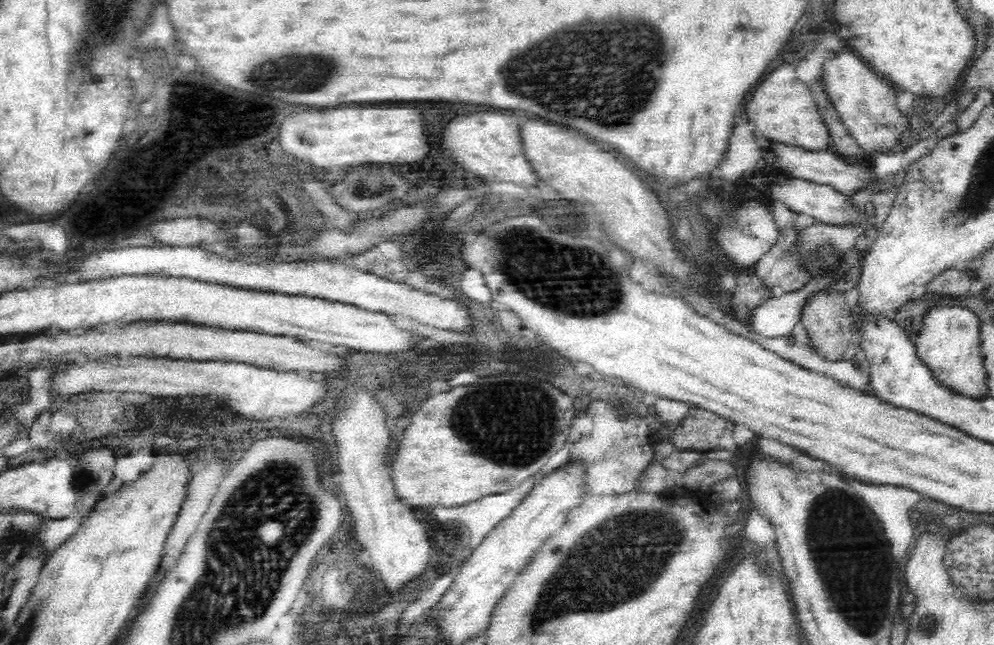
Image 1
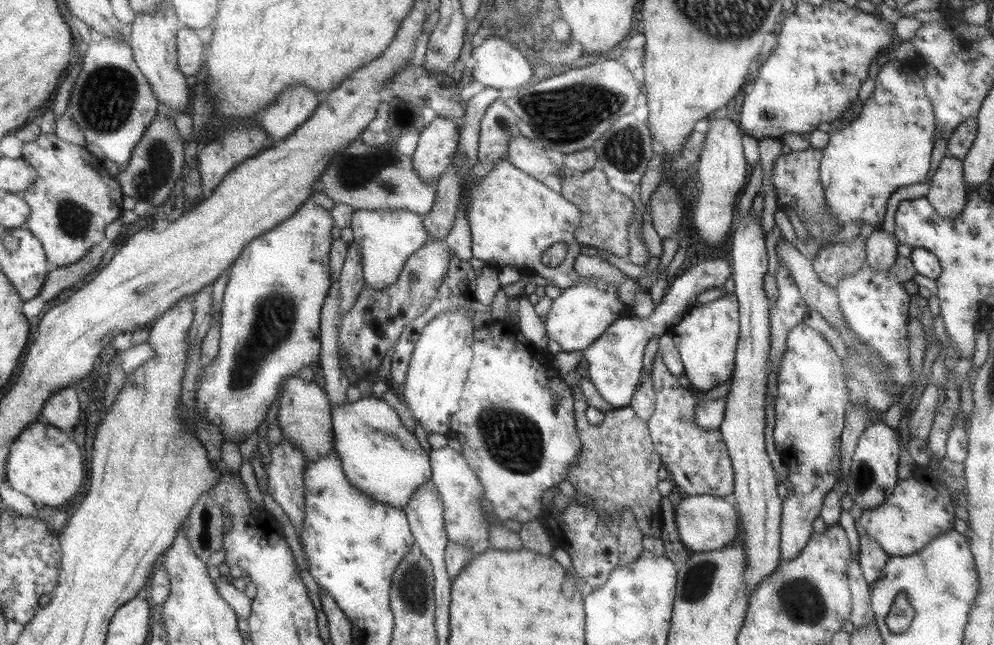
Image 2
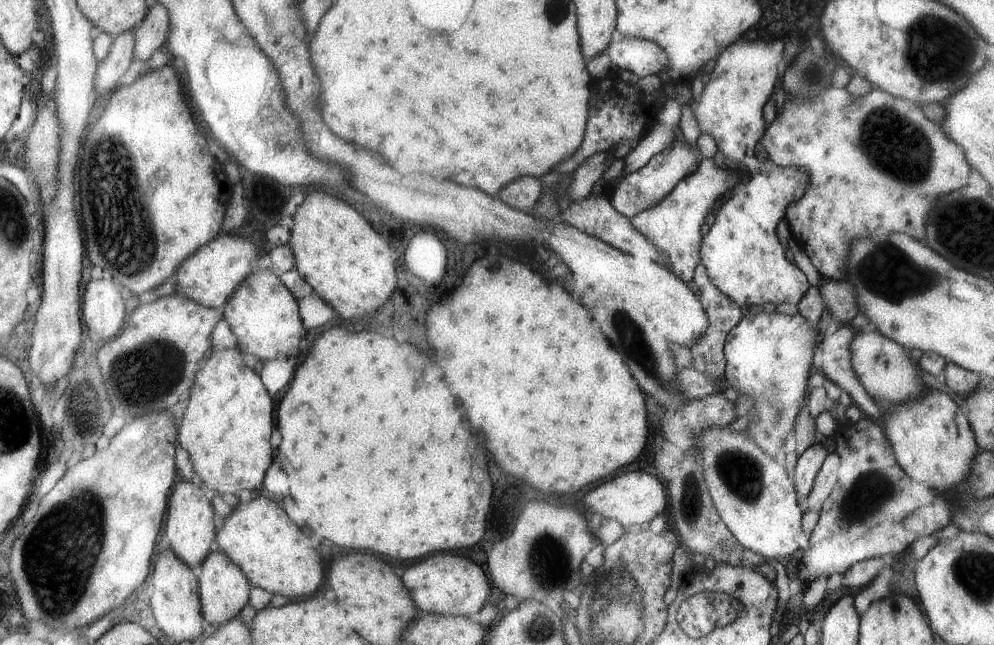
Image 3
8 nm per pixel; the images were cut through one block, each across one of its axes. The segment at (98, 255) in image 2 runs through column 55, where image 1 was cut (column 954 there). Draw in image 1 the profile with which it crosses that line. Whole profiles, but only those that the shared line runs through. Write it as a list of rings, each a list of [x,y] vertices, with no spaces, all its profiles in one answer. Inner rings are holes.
[[[954,266],[950,270],[944,270],[938,274],[934,280],[926,284],[926,294],[928,296],[938,296],[938,298],[962,298],[970,286],[974,284],[972,276],[960,266]]]

